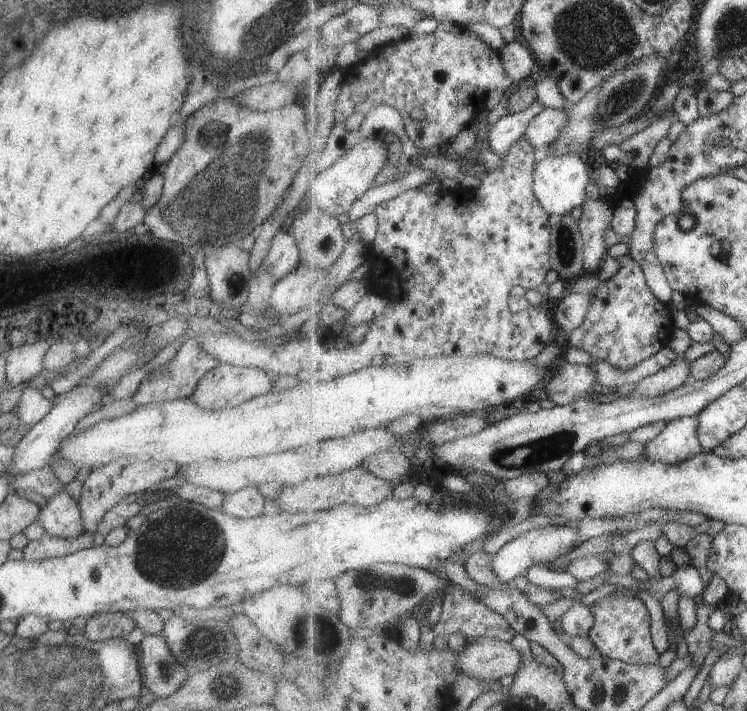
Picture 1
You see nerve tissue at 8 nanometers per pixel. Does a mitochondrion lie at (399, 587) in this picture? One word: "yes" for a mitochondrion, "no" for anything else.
yes

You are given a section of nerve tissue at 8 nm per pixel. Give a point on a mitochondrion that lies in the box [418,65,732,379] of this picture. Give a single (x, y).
(616, 101)

